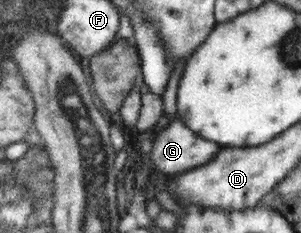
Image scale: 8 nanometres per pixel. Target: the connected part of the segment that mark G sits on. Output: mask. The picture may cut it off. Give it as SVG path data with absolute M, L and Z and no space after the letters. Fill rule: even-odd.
M172 119L161 127L152 141L150 161L159 173L184 172L215 158L223 145L195 137L180 120Z

